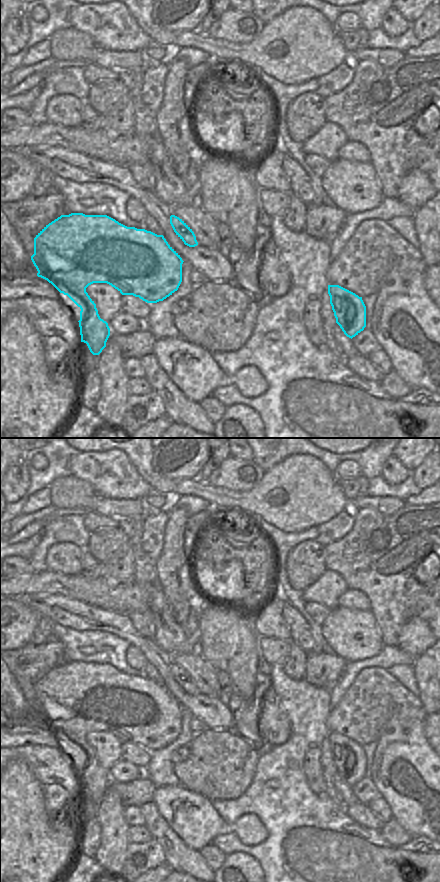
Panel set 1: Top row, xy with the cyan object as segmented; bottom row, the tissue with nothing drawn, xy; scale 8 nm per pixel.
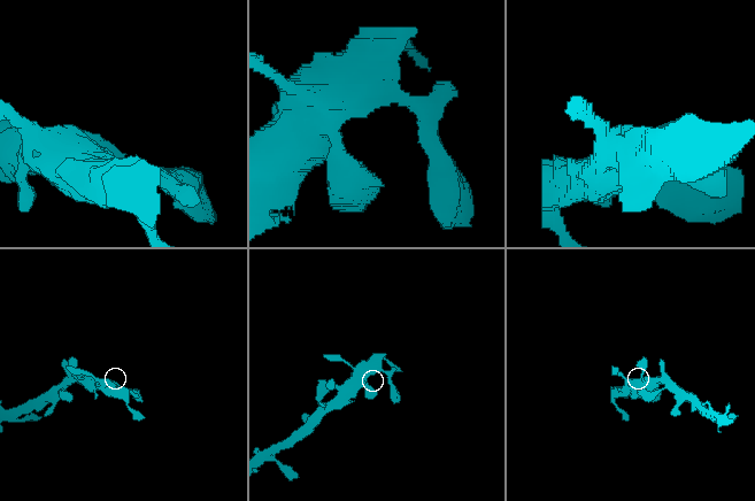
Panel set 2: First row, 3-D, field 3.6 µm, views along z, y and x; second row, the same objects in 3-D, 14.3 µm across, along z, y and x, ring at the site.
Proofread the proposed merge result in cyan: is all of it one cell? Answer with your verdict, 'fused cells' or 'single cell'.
single cell

